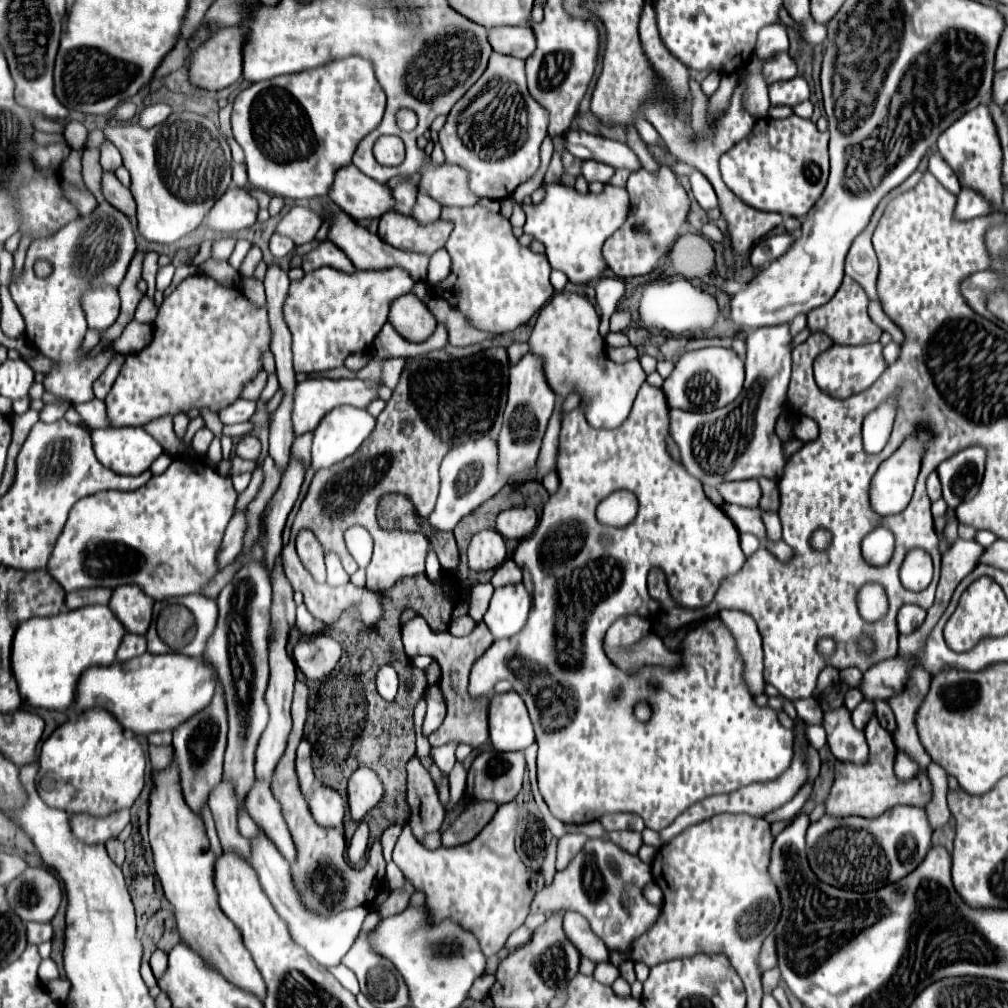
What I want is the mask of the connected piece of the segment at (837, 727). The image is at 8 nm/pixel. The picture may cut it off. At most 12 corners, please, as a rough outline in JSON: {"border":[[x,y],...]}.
{"border":[[844,706],[824,712],[836,760],[864,764],[868,744]]}

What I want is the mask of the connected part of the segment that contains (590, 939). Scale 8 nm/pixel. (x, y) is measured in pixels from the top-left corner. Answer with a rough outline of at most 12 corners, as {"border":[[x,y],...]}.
{"border":[[564,912],[564,934],[580,956],[608,960],[606,944],[576,912]]}

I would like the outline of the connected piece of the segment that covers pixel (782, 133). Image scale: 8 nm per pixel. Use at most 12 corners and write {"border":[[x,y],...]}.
{"border":[[758,118],[720,156],[748,206],[802,218],[828,182],[828,132]]}

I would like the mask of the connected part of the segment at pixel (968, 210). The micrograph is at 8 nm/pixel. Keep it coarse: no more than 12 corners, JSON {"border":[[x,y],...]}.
{"border":[[974,190],[956,198],[954,220],[988,214],[986,200]]}

